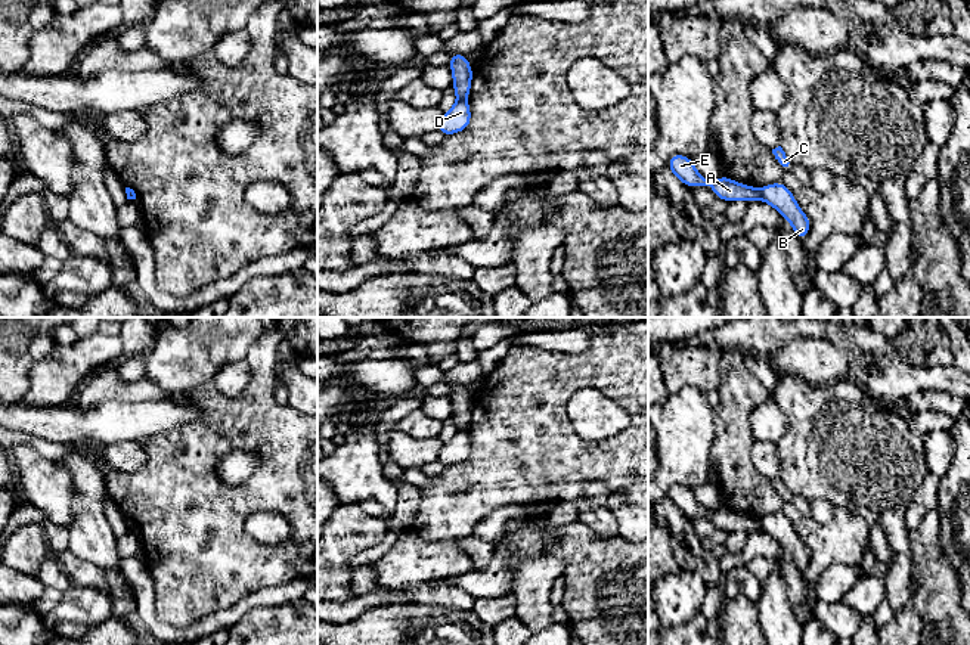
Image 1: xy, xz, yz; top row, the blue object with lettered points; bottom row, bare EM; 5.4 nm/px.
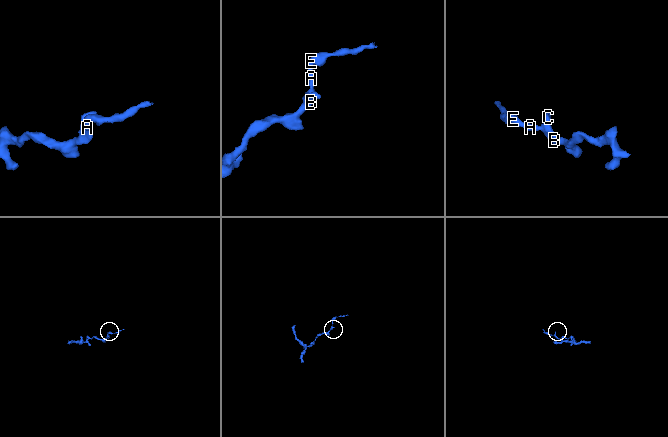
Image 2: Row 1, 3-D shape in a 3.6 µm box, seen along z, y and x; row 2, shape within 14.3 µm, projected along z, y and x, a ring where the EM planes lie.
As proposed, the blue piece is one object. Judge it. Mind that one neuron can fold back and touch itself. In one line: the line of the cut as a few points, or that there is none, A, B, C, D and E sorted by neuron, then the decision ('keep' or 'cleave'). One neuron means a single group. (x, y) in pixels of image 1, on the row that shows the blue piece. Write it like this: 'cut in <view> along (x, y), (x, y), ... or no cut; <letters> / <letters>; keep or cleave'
cut in yz along (759, 189), (761, 198); A E / B C D; cleave

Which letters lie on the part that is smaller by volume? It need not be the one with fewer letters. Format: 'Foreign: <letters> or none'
Foreign: A, E

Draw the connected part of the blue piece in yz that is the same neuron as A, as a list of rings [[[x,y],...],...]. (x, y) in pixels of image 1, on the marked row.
[[[672,155],[669,158],[667,168],[689,189],[697,186],[710,186],[718,199],[725,199],[726,202],[754,202],[760,199],[760,189],[734,182],[725,174],[719,180],[709,180],[703,177],[695,170],[692,159],[685,155]]]

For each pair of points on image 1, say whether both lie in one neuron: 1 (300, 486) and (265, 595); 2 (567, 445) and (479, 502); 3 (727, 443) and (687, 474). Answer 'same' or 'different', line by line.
1: different
2: same
3: different

